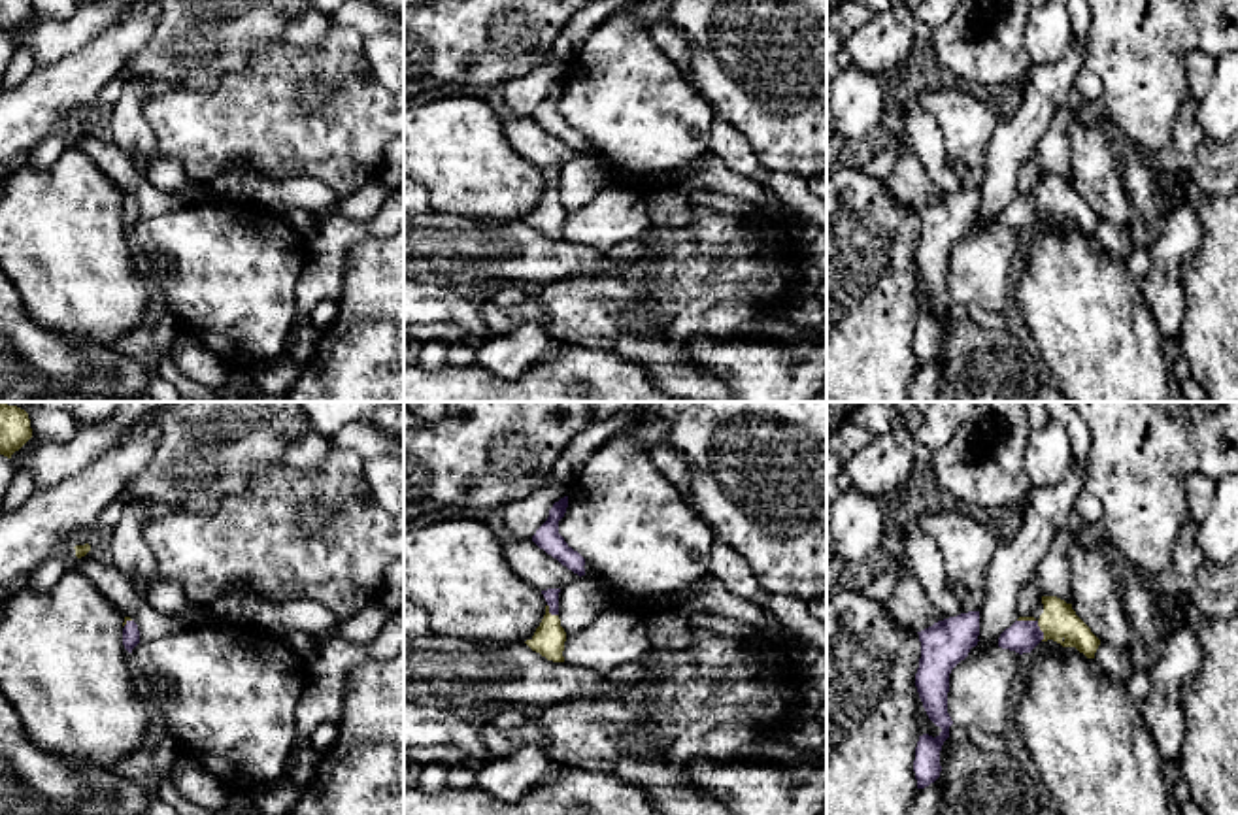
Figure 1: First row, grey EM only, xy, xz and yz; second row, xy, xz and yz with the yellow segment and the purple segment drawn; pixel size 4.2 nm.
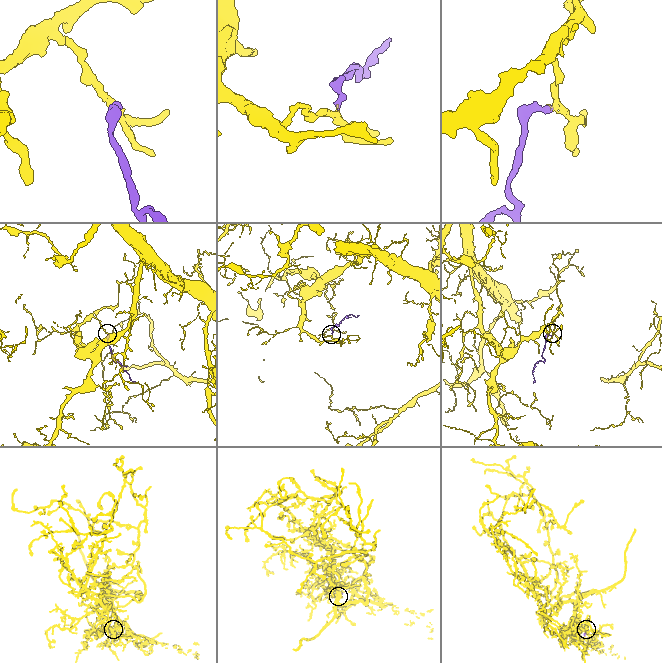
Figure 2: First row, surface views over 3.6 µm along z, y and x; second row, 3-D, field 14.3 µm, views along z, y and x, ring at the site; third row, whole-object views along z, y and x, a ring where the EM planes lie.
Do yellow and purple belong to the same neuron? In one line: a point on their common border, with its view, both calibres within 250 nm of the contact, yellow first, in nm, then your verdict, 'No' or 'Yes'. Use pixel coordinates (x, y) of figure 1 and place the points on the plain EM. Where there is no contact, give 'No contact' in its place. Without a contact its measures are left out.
Touches yellow at yz (1035, 197). Thickness 150 nm (yellow) against 140 nm. Yes

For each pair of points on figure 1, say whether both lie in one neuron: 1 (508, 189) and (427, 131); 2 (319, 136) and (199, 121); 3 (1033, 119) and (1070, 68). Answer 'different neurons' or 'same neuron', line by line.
1: same neuron
2: same neuron
3: same neuron

